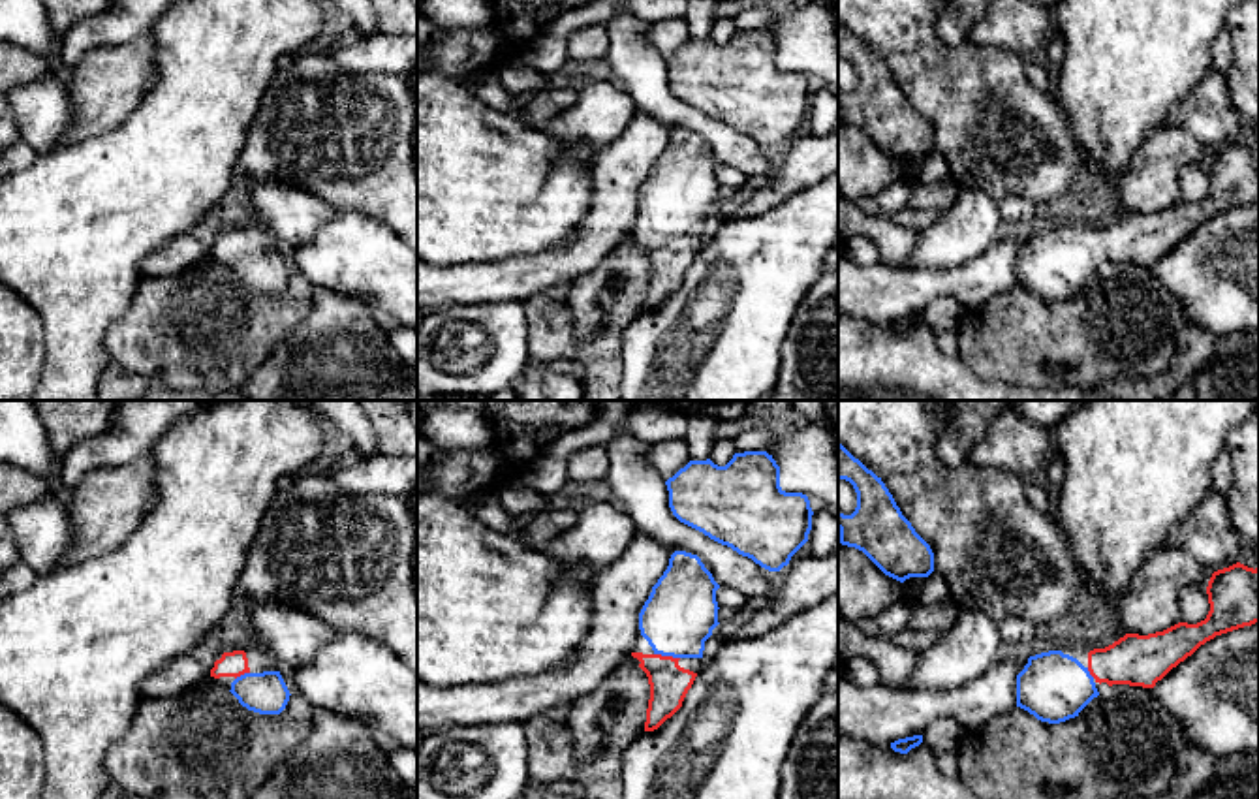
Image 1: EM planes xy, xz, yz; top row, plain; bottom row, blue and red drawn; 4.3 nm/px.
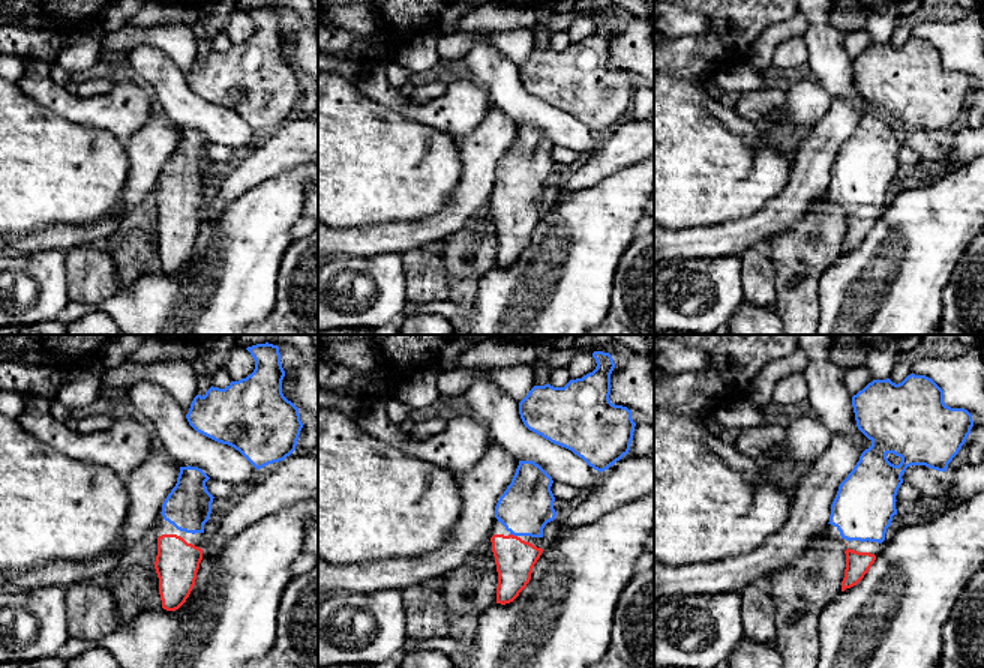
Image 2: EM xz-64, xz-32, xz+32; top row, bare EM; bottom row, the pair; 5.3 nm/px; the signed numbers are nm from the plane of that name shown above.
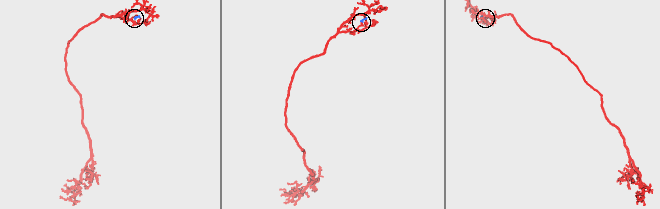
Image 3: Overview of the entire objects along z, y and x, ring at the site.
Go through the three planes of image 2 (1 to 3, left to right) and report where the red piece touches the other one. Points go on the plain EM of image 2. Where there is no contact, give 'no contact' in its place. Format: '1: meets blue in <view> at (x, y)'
1: no contact
2: meets blue in xz-32 at (513, 198)
3: no contact

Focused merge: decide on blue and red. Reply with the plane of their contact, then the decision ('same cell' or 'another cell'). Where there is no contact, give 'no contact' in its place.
xz | same cell

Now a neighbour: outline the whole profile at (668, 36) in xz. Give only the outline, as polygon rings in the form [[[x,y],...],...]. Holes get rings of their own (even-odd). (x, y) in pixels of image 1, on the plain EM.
[[[684,17],[650,23],[646,36],[665,60],[692,39]]]

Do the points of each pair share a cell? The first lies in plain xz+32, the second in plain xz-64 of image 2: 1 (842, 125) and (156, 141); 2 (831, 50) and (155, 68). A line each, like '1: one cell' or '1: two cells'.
1: one cell
2: one cell

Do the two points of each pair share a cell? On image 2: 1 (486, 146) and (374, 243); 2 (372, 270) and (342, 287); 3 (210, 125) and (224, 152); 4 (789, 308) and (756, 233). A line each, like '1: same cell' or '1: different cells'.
1: same cell
2: same cell
3: different cells
4: different cells

